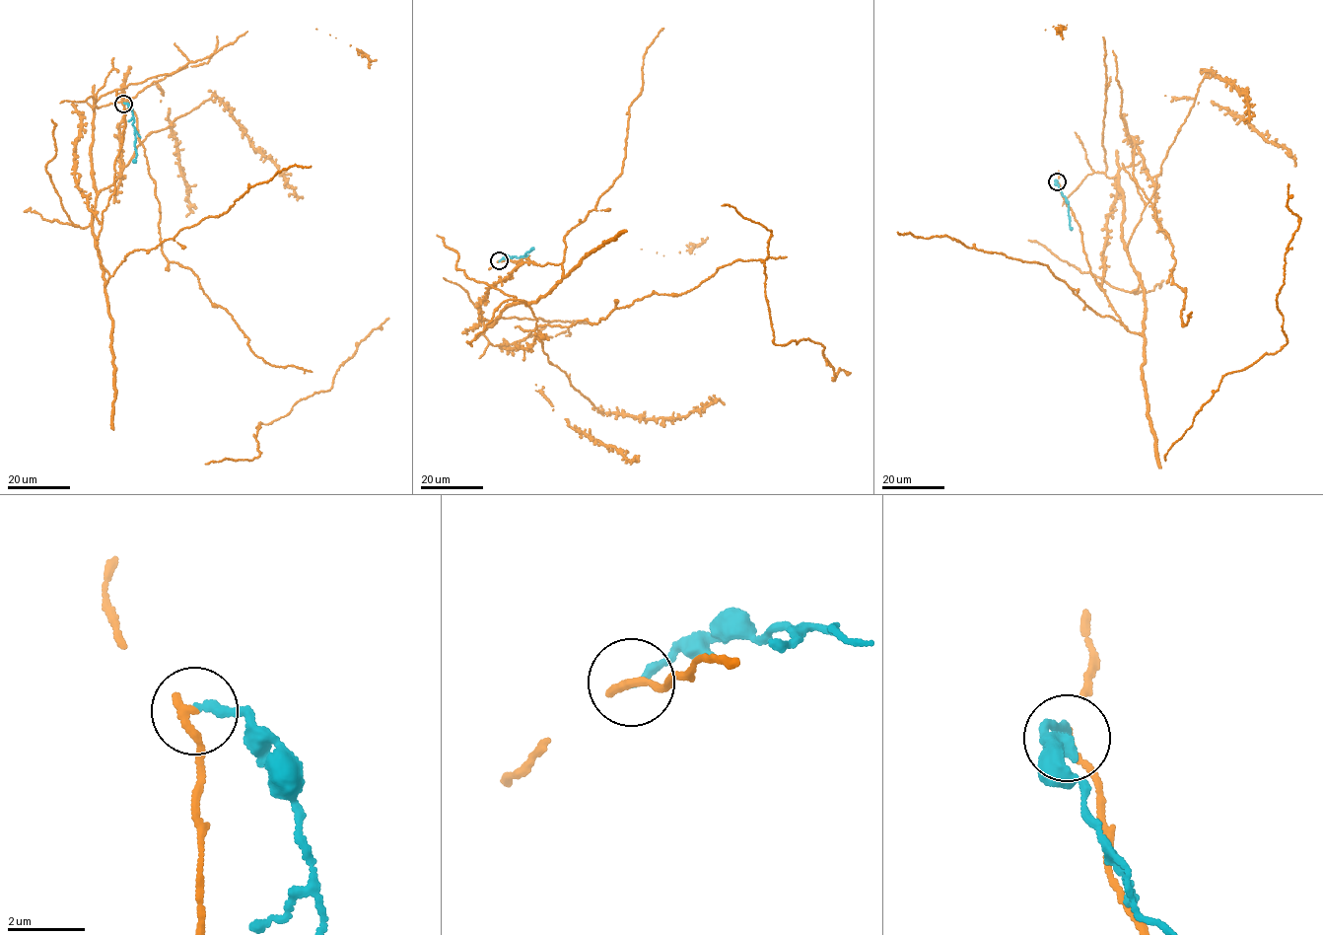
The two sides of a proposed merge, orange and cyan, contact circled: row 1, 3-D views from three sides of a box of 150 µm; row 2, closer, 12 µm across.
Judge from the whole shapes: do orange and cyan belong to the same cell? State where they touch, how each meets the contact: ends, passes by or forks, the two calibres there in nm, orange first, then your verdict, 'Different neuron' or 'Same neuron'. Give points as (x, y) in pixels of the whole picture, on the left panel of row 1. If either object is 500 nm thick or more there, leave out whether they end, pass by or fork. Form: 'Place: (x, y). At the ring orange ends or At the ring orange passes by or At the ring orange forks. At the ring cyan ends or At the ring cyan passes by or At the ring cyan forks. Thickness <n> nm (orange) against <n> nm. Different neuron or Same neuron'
Place: (123, 104). At the ring orange ends. At the ring cyan ends. Thickness 240 nm (orange) against 220 nm. Different neuron

